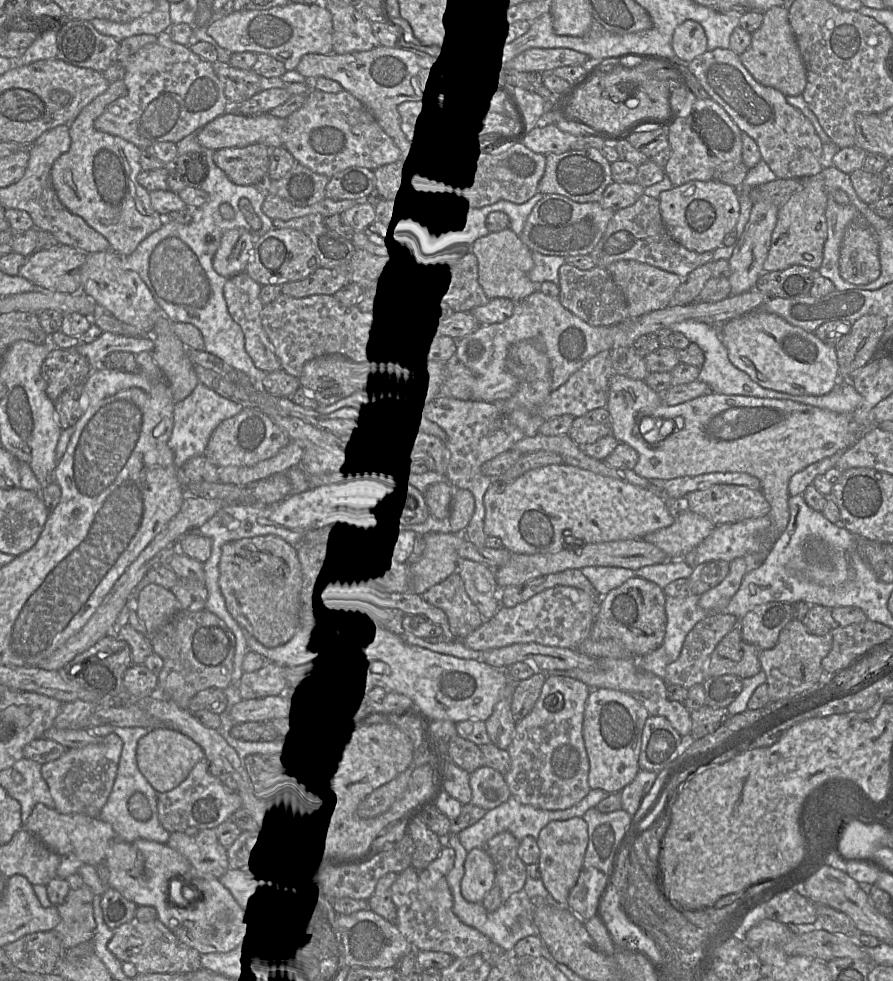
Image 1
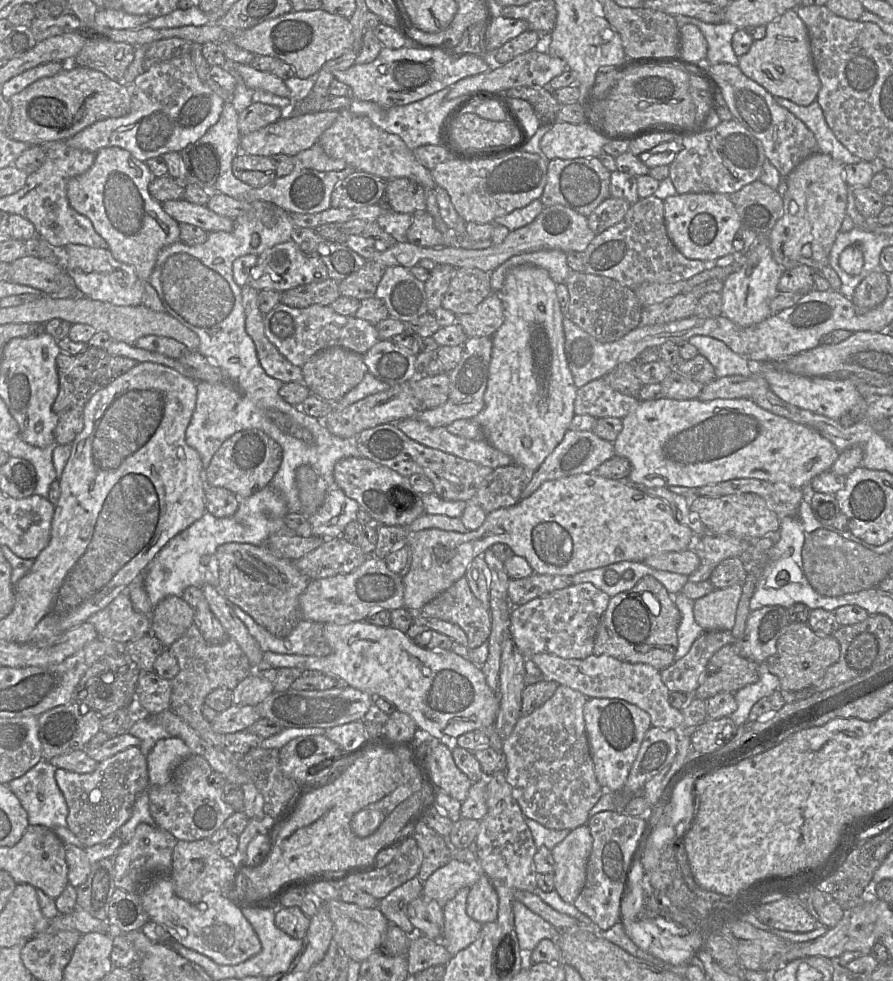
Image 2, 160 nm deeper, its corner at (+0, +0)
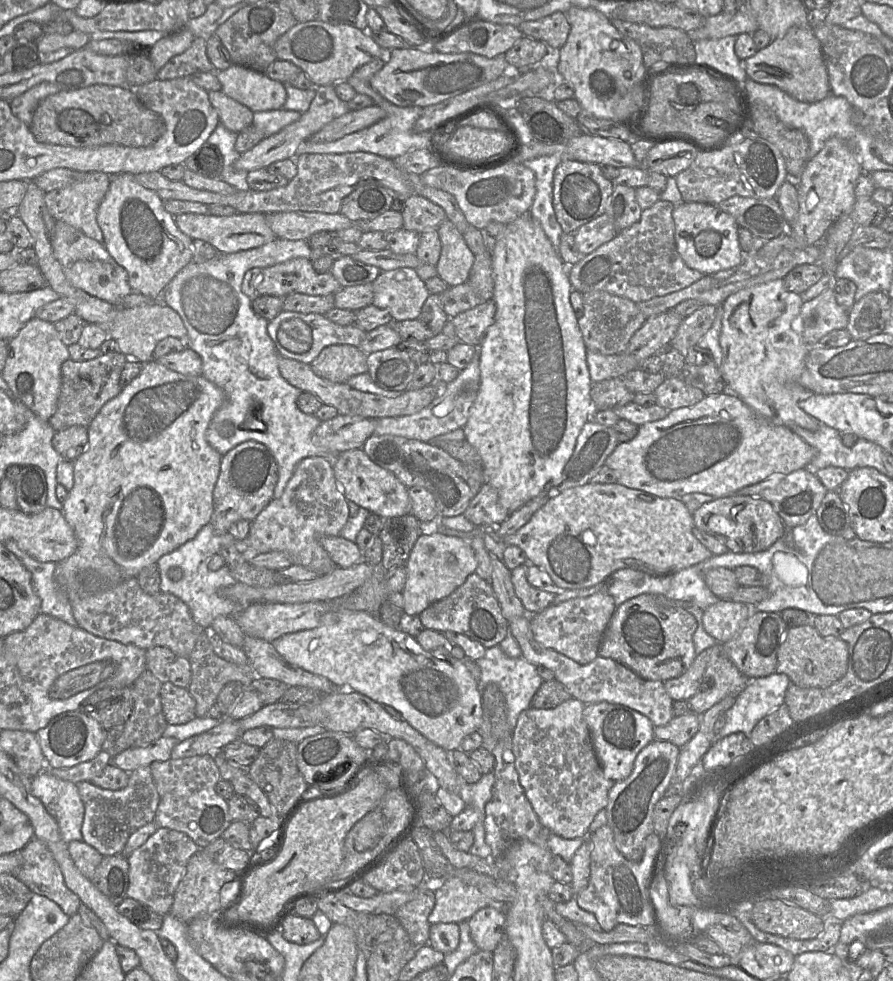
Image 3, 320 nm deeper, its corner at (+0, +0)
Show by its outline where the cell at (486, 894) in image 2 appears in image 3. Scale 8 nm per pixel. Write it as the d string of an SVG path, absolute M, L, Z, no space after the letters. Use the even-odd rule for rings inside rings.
M487 906L478 910L467 922L478 950L492 953L504 935L504 913L498 906Z

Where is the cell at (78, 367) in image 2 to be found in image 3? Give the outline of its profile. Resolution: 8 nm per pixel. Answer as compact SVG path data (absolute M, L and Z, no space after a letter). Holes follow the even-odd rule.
M120 351L101 353L99 356L85 361L75 361L71 358L61 365L62 383L55 413L49 423L55 431L79 425L88 427L105 403L116 397L122 387L120 375L129 357Z

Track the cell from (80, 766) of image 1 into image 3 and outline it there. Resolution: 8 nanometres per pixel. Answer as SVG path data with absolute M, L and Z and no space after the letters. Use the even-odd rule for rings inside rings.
M149 766L129 772L129 781L121 790L108 790L82 781L76 784L85 807L82 838L103 856L122 854L129 837L140 827L154 822L159 794Z

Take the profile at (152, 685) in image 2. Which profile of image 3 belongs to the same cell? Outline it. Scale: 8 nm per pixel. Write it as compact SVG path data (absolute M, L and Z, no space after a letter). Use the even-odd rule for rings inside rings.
M164 680L161 687L161 703L168 724L182 725L196 718L196 702L187 689Z

